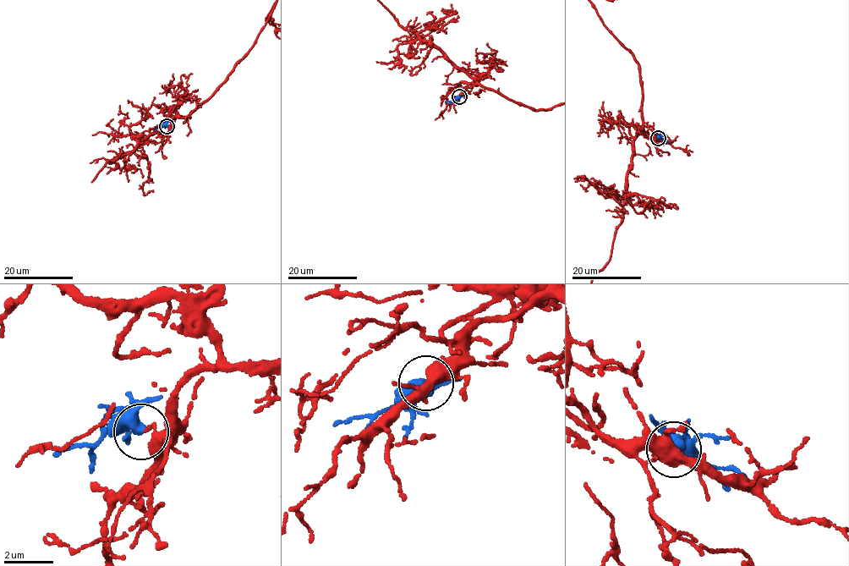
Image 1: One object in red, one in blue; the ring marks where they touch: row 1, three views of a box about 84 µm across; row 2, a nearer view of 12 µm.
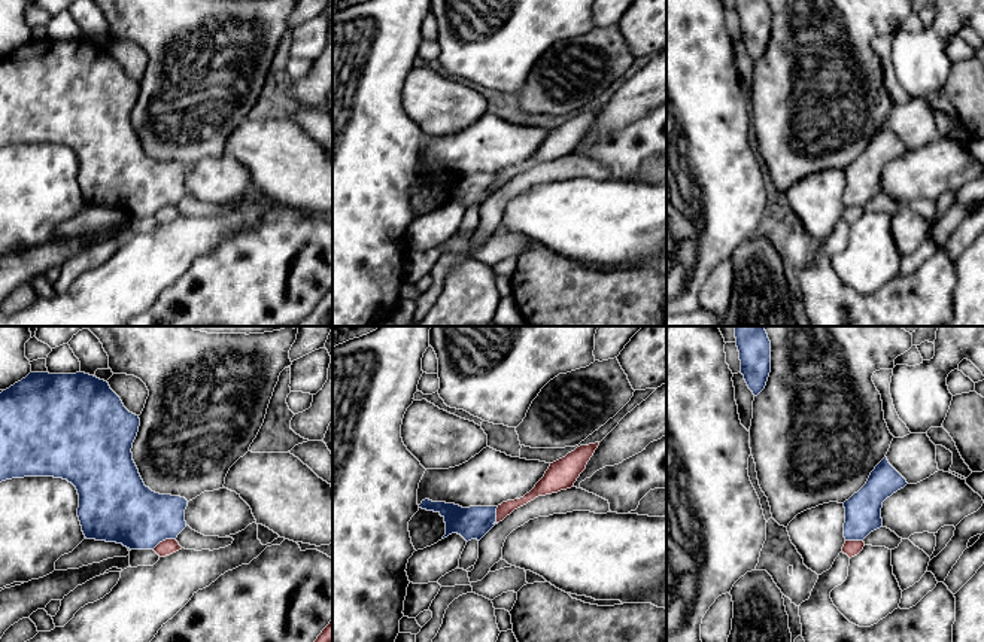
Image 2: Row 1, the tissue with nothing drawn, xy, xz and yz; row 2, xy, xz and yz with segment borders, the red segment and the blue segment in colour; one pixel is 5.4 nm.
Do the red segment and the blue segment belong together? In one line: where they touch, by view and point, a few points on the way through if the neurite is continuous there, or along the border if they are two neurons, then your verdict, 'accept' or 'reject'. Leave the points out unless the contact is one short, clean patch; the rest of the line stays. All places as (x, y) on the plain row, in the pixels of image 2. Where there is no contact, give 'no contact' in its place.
meets red in xy at (163, 207); border along xy (175, 204), (166, 204), (152, 215); reject

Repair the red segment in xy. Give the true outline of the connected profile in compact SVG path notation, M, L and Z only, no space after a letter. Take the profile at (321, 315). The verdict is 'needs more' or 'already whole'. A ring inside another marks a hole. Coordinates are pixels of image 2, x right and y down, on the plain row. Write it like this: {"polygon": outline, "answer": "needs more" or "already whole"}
{"polygon": "M332 286L306 317L286 326L332 326Z", "answer": "already whole"}

